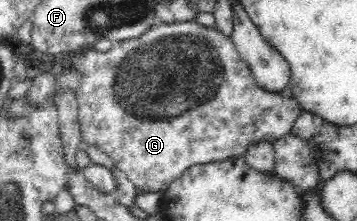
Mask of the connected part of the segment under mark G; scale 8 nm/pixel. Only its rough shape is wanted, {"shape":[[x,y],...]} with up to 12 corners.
{"shape":[[231,37],[78,52],[81,140],[145,193],[290,135]]}

